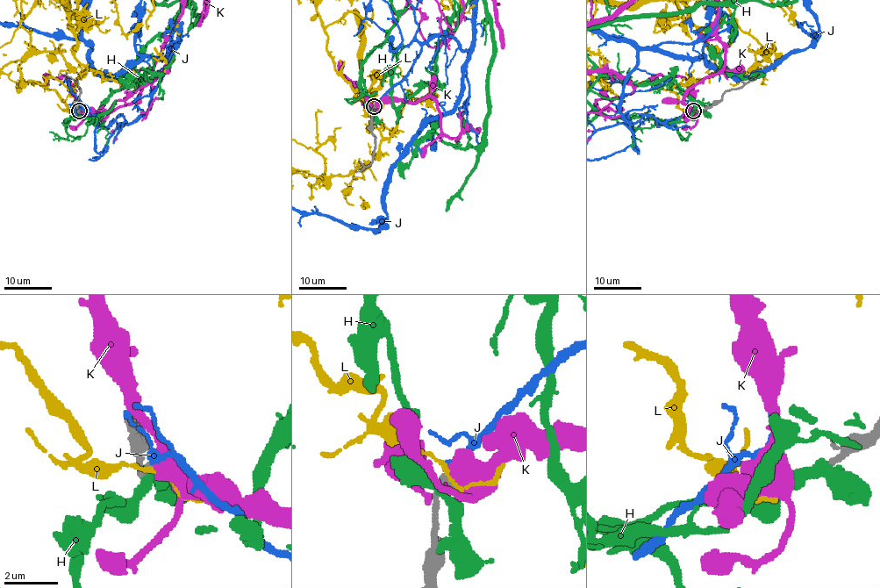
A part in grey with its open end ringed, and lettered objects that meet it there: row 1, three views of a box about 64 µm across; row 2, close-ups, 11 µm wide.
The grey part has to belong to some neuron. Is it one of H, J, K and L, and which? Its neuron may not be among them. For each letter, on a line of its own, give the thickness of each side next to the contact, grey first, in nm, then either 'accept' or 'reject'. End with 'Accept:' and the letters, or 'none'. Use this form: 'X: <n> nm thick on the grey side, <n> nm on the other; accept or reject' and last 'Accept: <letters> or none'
H: 320 nm thick on the grey side, 360 nm on the other; reject
J: 240 nm thick on the grey side, 240 nm on the other; accept
K: 240 nm thick on the grey side, 700 nm on the other; reject
L: 240 nm thick on the grey side, 130 nm on the other; reject
Accept: J

